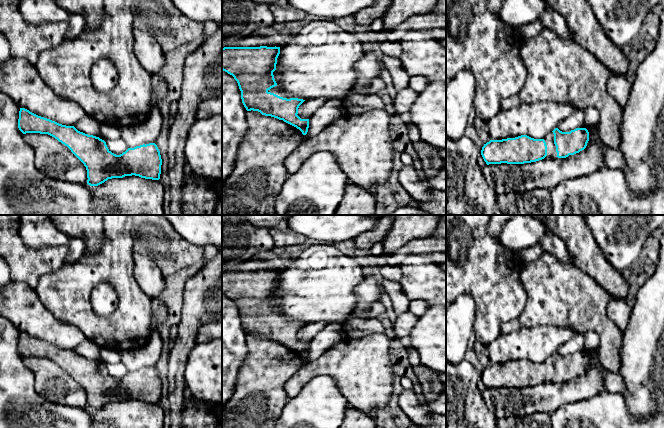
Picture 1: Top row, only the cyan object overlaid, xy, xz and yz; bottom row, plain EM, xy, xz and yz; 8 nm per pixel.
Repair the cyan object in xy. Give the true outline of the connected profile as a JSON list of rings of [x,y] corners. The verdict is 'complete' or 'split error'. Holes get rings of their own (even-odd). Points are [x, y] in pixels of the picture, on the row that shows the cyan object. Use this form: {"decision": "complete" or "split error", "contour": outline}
{"decision": "complete", "contour": [[[20,108],[18,128],[23,133],[48,134],[67,146],[84,164],[87,184],[98,186],[108,179],[139,176],[159,180],[162,159],[155,143],[128,148],[120,155],[112,153],[99,137],[78,131]]]}

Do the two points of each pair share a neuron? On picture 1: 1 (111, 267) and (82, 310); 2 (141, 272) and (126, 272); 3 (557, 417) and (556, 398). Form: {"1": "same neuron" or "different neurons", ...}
{"1": "same neuron", "2": "different neurons", "3": "different neurons"}

